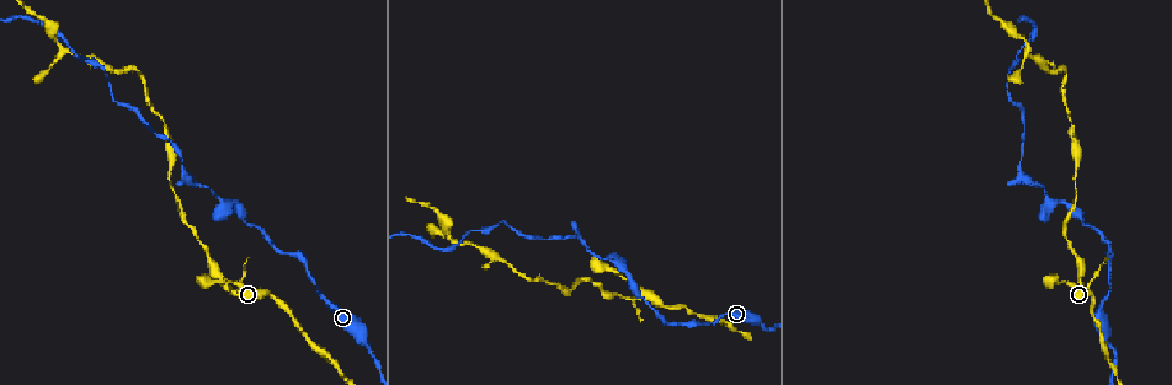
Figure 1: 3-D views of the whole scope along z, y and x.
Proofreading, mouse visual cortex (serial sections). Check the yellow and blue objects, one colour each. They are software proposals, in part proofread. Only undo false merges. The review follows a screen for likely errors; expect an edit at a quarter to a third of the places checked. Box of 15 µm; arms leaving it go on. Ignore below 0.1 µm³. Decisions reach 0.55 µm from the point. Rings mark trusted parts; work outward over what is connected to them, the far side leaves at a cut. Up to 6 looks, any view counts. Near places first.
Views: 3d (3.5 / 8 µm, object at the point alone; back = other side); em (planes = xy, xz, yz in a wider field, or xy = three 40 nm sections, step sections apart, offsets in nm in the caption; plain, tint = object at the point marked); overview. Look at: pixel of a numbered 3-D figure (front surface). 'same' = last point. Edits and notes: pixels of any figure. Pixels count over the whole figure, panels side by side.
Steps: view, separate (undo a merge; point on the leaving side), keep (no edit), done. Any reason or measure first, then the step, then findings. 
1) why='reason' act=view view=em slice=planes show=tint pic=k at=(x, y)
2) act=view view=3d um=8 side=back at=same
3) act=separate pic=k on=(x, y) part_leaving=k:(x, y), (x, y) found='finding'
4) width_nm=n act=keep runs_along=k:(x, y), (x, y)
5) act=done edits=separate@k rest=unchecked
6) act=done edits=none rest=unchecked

why='calibre changes' act=view view=3d um=8 pic=1 at=(1081, 274)

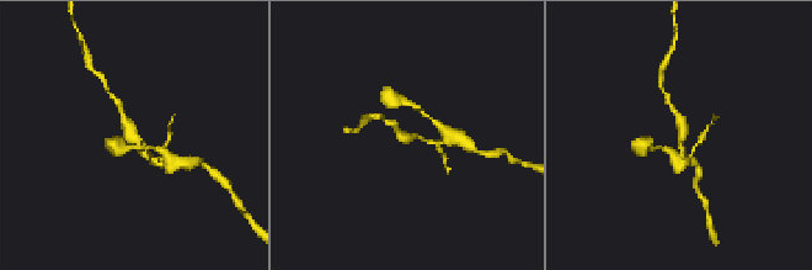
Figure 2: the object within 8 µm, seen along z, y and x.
why='closer look' act=view view=3d um=3.5 pic=2 at=(412, 136)

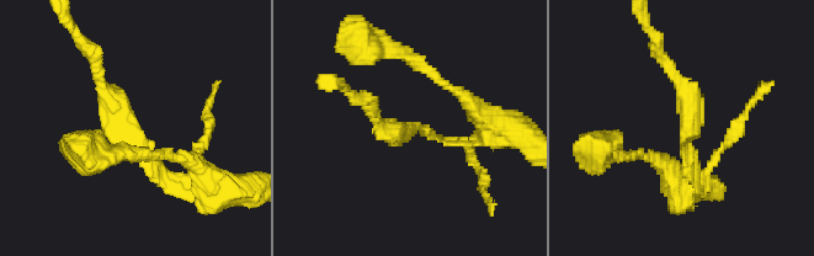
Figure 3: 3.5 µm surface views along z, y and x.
arm_widths_nm=150,250 act=keep runs_along=3:(184, 190), (149, 171), (96, 65) found='one cell here'

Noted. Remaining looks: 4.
why='branch point' act=view view=3d um=3.5 pic=1 at=(1052, 205)

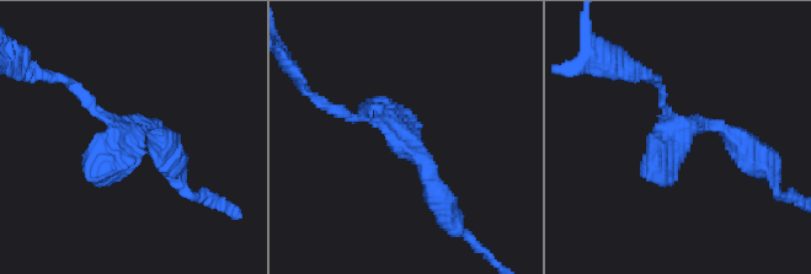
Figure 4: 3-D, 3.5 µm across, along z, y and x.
act=view view=em slice=xy step=5 show=tint pic=4 at=(398, 138)

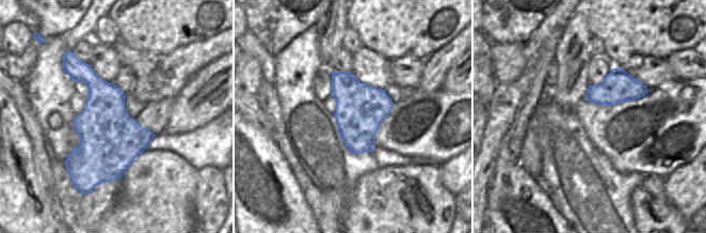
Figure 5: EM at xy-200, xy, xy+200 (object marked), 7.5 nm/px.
act=keep runs_along=4:(441, 198), (399, 138), (342, 113) found='continuous, no second cell'

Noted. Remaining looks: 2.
act=done edits=none rest=unchecked

